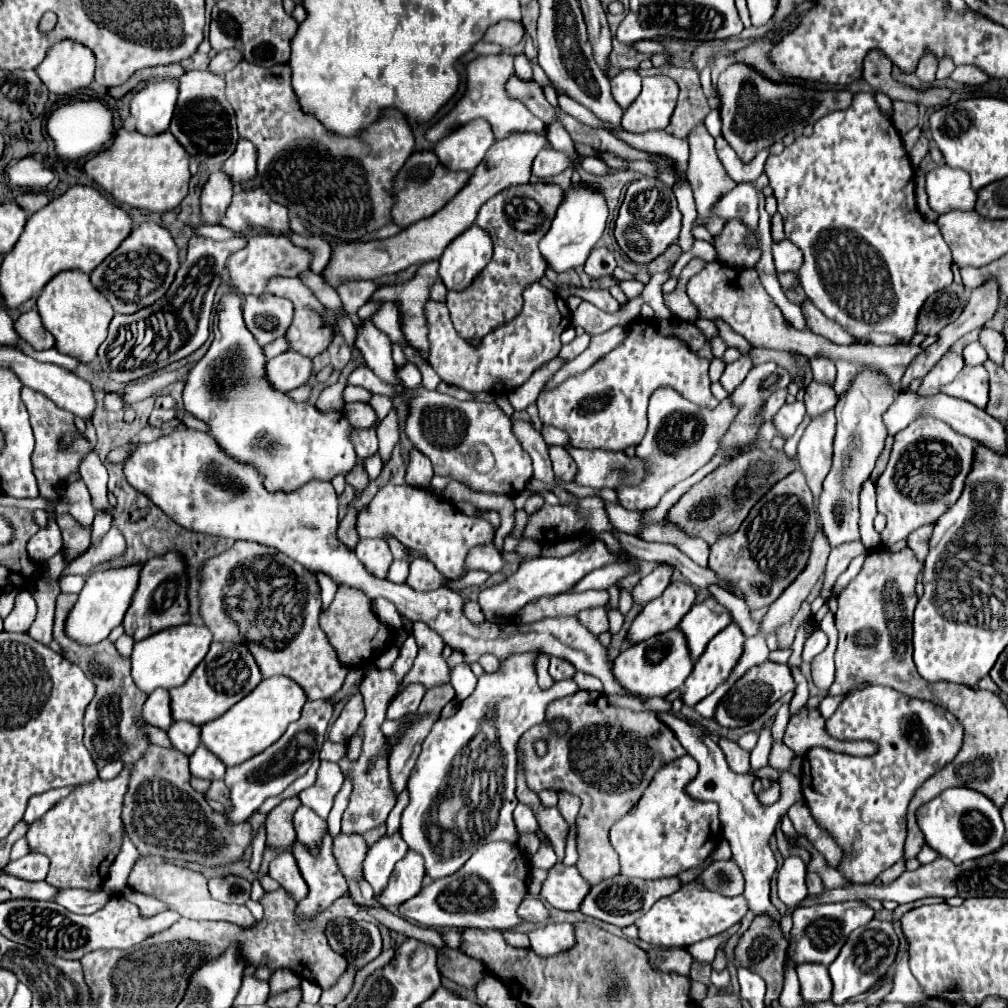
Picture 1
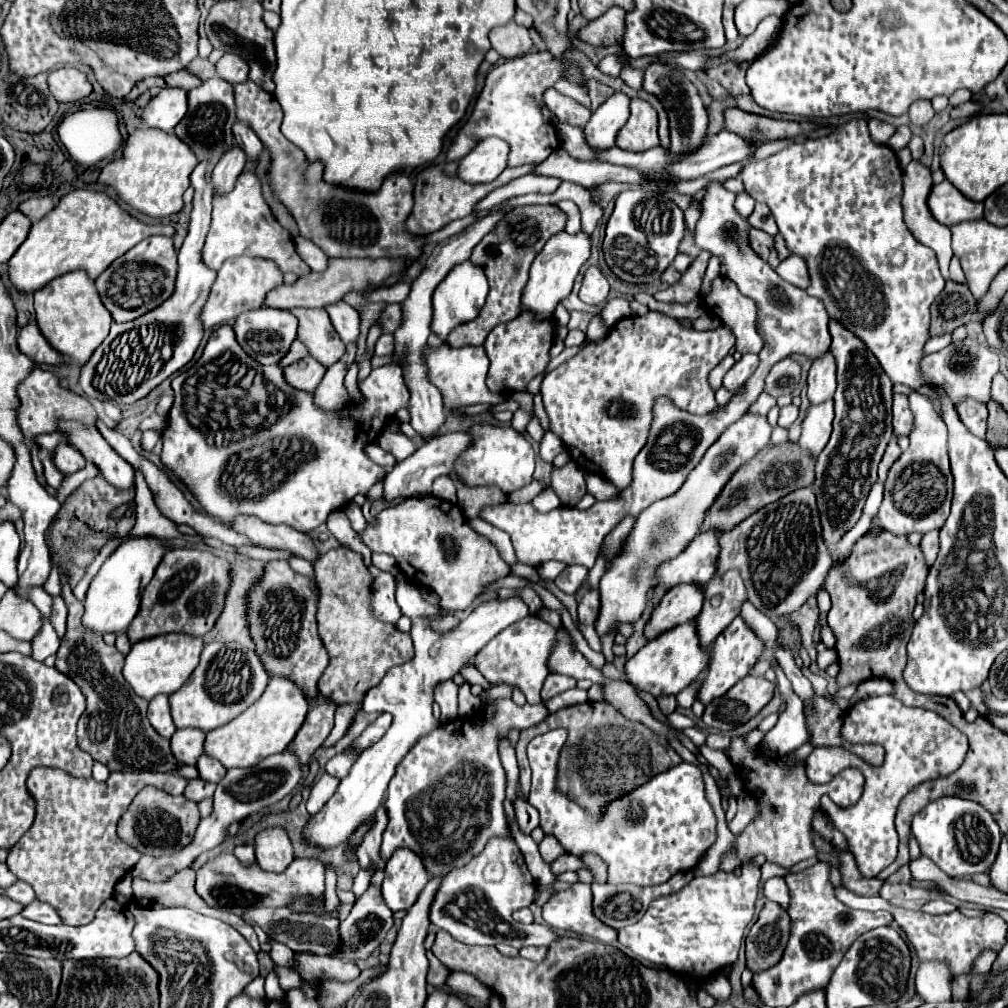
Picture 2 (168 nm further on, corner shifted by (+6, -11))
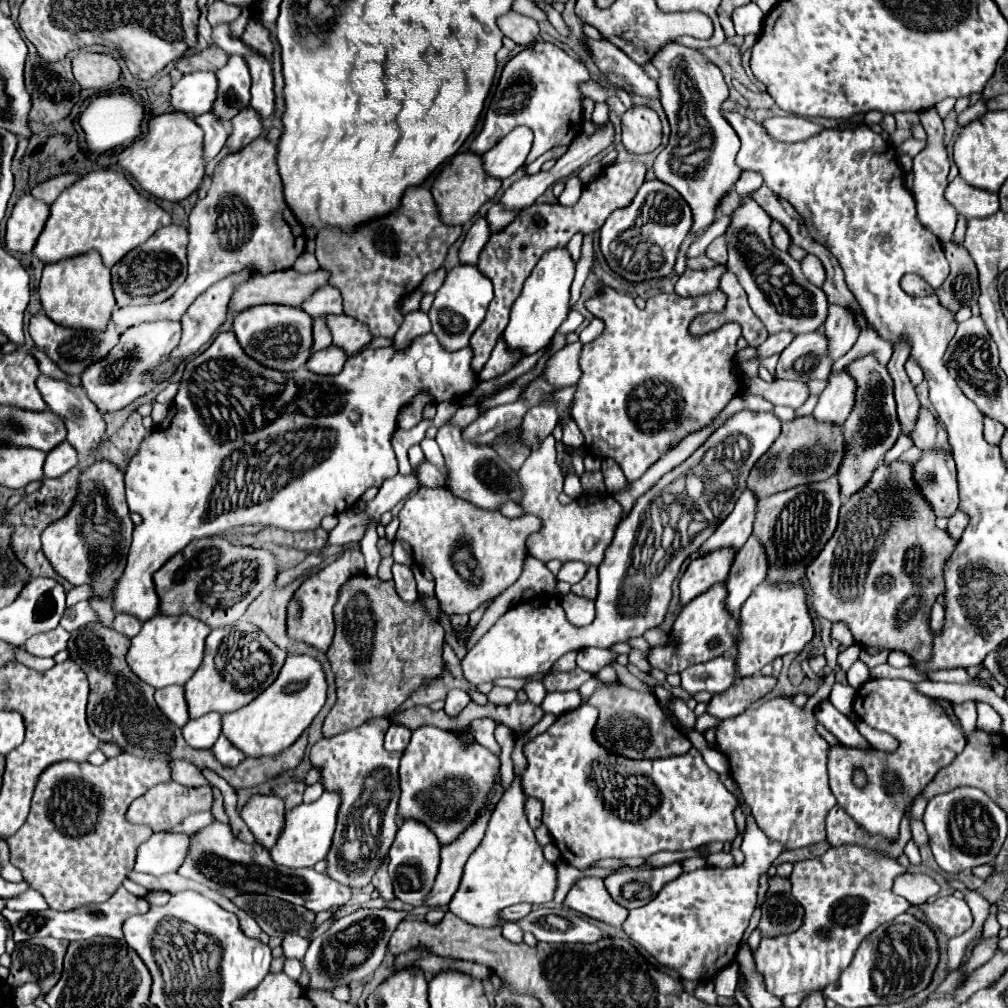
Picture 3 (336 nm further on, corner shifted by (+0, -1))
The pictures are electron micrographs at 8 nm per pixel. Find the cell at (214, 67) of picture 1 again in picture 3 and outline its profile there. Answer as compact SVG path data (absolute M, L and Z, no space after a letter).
M250 21L246 25L246 31L242 33L242 41L250 49L256 49L262 57L268 57L270 59L274 47L272 47L272 43L268 39L268 33L270 33L270 29L262 21Z

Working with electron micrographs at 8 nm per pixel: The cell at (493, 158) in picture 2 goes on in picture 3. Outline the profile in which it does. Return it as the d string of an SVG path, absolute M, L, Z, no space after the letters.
M528 127L512 129L512 133L502 137L502 141L498 141L490 151L482 155L484 171L498 179L510 177L518 167L524 165L530 147L532 147L532 131Z

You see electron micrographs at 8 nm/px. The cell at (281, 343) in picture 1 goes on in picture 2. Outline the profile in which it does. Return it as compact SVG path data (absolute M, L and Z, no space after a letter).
M296 339L296 341L292 343L292 349L290 349L290 353L286 355L286 359L282 359L280 367L288 367L288 365L296 363L298 359L304 359L306 355L308 355L308 349L306 349L306 345L302 345L302 343L300 343L300 339Z

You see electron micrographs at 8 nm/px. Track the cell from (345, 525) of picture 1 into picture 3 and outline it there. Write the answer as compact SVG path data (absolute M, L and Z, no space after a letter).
M366 573L348 579L340 587L334 619L336 635L328 649L328 661L334 671L338 701L324 721L324 737L354 729L372 717L386 717L424 679L436 677L444 669L444 627L428 619L420 601L404 603L394 589L394 581L382 581Z

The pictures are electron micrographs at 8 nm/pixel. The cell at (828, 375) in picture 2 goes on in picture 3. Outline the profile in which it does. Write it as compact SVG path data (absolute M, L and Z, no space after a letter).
M830 305L828 319L824 323L824 333L828 339L828 359L836 363L840 357L844 357L852 349L860 329L848 309Z

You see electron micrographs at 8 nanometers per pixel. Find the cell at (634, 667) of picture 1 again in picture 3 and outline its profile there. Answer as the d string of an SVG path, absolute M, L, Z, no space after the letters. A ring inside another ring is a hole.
M720 583L720 585L714 585L712 589L708 589L706 593L702 593L700 597L696 597L694 601L690 601L682 609L682 613L676 617L668 643L650 647L648 663L654 669L660 669L664 673L680 673L694 663L706 663L706 661L722 655L726 649L730 649L736 643L734 635L738 629L738 619L728 615L726 607L724 607L724 599L726 599L726 587L724 587L724 583ZM712 639L718 639L718 647L710 647Z

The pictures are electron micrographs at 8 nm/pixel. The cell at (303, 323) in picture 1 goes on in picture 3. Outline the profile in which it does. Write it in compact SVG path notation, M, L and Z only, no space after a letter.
M332 315L322 319L326 321L326 327L332 333L332 343L340 345L340 349L344 349L348 355L356 353L362 345L366 345L372 339L368 327L348 315Z

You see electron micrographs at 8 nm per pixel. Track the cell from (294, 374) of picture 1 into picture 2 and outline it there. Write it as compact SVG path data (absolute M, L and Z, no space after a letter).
M304 357L284 369L286 381L292 387L306 389L306 391L314 391L318 387L318 383L322 381L324 373L326 373L326 367L312 357Z

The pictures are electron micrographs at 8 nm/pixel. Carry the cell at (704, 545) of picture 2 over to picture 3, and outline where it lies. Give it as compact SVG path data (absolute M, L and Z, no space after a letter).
M744 491L740 499L736 501L732 513L718 525L716 533L704 541L704 545L698 549L698 555L704 557L718 549L734 549L738 551L752 531L754 521L754 509L756 509L756 497L752 491Z

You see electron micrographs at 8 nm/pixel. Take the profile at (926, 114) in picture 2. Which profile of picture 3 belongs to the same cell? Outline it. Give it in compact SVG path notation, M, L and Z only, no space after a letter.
M924 109L924 113L918 113L918 115L920 115L922 127L928 133L928 145L926 145L924 151L920 151L914 157L914 167L912 167L912 175L914 175L912 195L914 195L914 201L916 201L918 219L922 221L922 225L928 231L932 231L944 243L944 241L952 241L952 233L954 233L956 219L958 219L958 215L952 209L952 205L944 199L944 189L948 185L946 177L948 177L948 169L950 169L946 145L942 141L942 137L944 137L944 125L942 125L942 119L938 117L936 109Z

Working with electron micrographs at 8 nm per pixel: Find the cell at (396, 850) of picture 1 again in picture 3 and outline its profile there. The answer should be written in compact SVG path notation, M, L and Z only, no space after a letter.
M362 907L334 921L330 929L318 933L310 941L310 947L304 955L304 965L310 973L310 987L330 991L334 985L348 985L352 981L362 981L370 977L382 963L388 949L388 941L402 919L408 919L406 911Z

